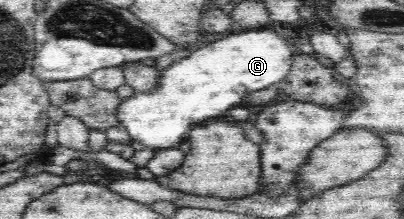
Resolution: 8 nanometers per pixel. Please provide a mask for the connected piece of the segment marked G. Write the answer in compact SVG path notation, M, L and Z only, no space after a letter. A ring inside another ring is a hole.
M270 25L263 28L232 32L221 37L212 37L211 42L198 46L193 50L190 56L183 58L177 63L173 63L168 66L167 69L160 70L158 72L158 84L156 84L156 88L154 88L154 90L150 90L150 92L134 92L135 95L133 97L130 97L125 101L121 101L120 106L118 106L117 118L120 120L121 127L127 130L131 138L144 144L145 146L153 147L156 150L178 147L181 141L186 139L189 130L193 126L196 126L196 124L204 122L204 120L214 118L214 116L218 118L222 112L231 110L232 107L243 105L242 101L249 93L268 88L268 86L272 86L272 84L276 84L276 82L284 80L284 78L288 76L290 68L292 68L292 54L294 51L296 51L296 49L292 46L292 41L290 39L284 39L281 31Z

